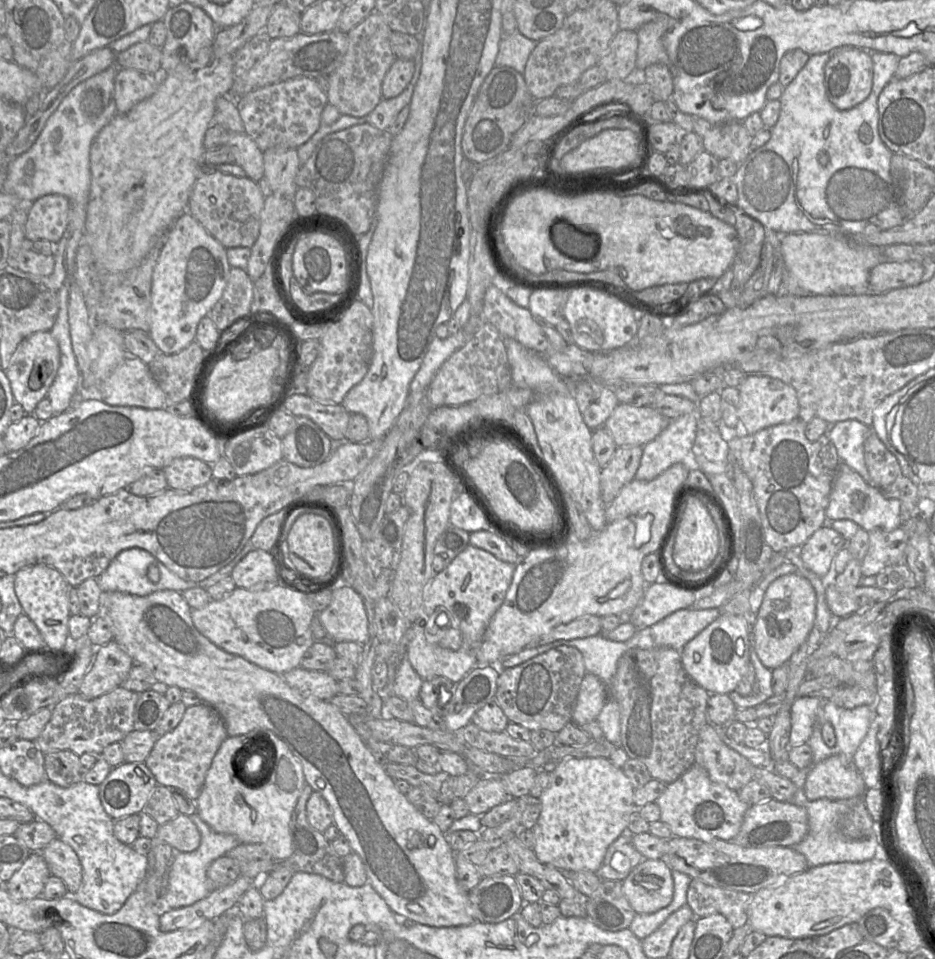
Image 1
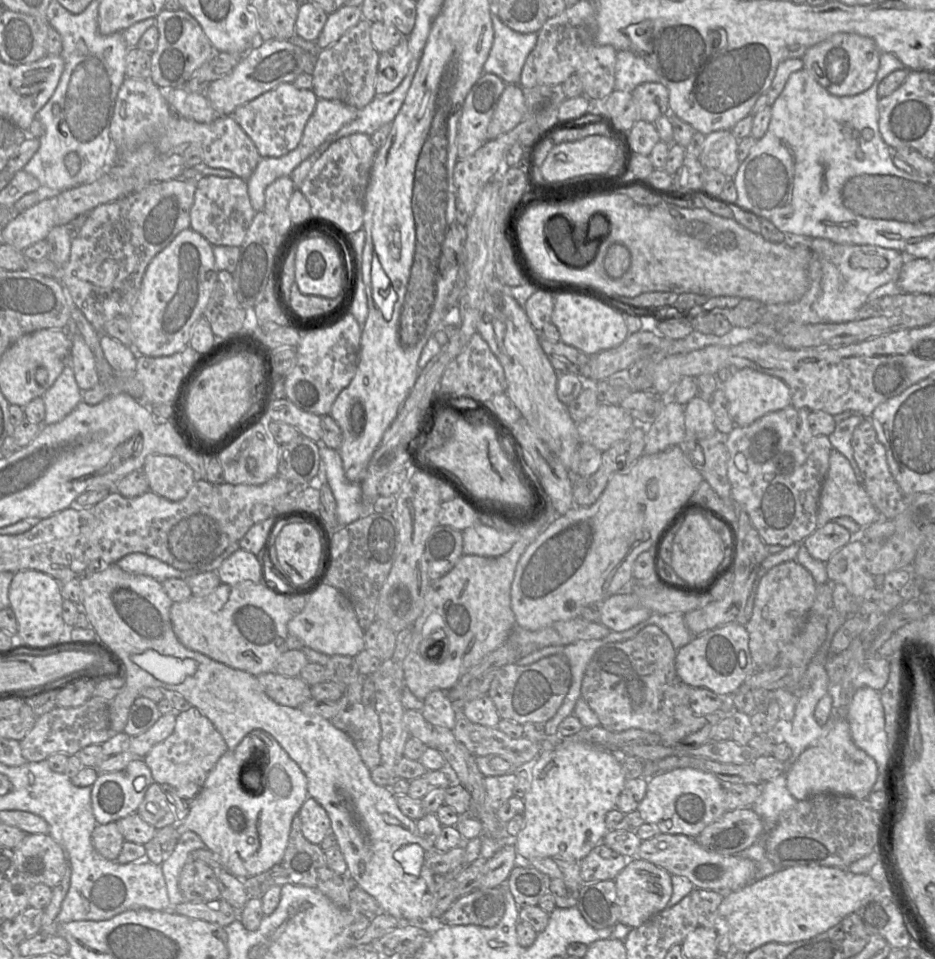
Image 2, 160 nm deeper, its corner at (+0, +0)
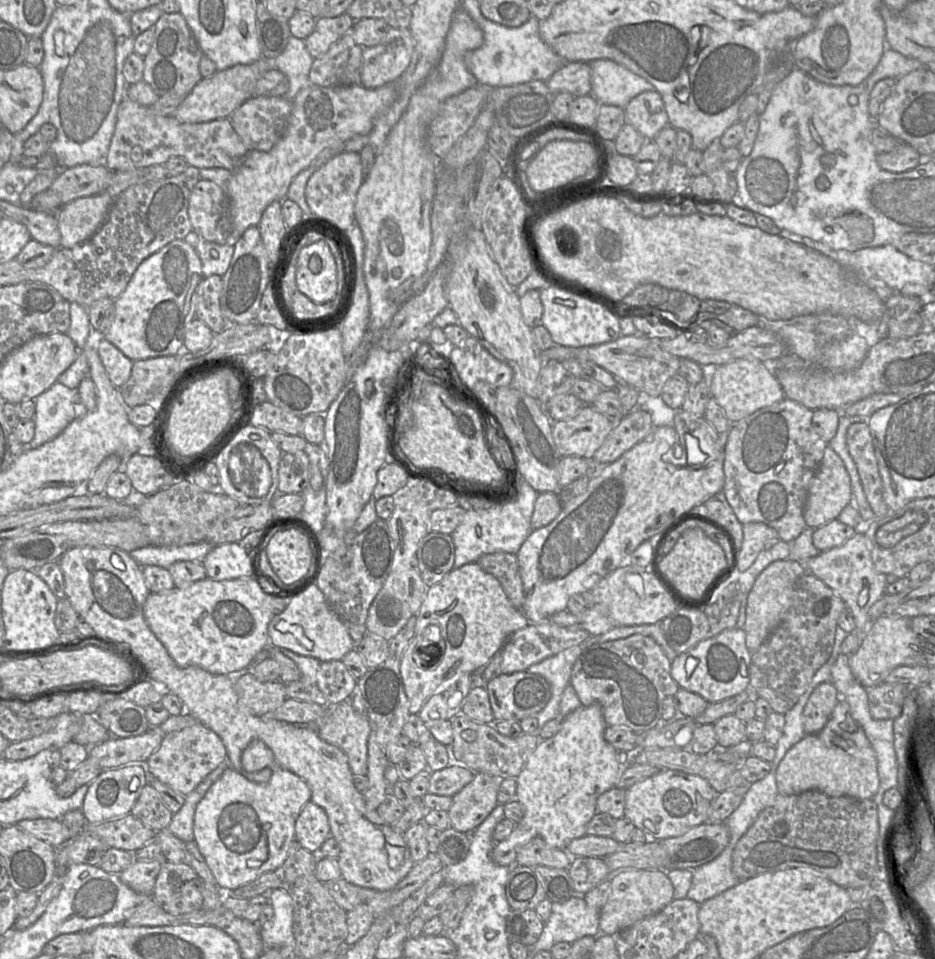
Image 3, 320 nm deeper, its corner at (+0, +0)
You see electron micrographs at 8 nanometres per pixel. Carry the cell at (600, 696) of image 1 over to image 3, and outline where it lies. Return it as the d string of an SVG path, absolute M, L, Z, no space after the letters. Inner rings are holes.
M599 703L582 705L563 719L556 735L540 741L516 778L516 799L524 807L524 817L505 840L495 844L491 852L493 862L513 866L518 848L535 837L565 850L571 840L586 835L586 826L597 813L598 797L616 787L622 774L617 750L604 738L606 727Z

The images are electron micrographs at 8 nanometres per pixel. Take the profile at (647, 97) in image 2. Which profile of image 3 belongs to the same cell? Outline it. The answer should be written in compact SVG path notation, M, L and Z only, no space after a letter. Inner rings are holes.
M656 90L635 96L624 112L626 123L632 125L646 140L653 140L669 124L662 97Z

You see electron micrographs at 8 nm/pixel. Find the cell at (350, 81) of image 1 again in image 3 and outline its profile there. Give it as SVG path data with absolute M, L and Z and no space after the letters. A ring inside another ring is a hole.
M350 32L344 34L322 56L315 58L309 73L309 82L321 87L361 85L363 47L358 45Z

